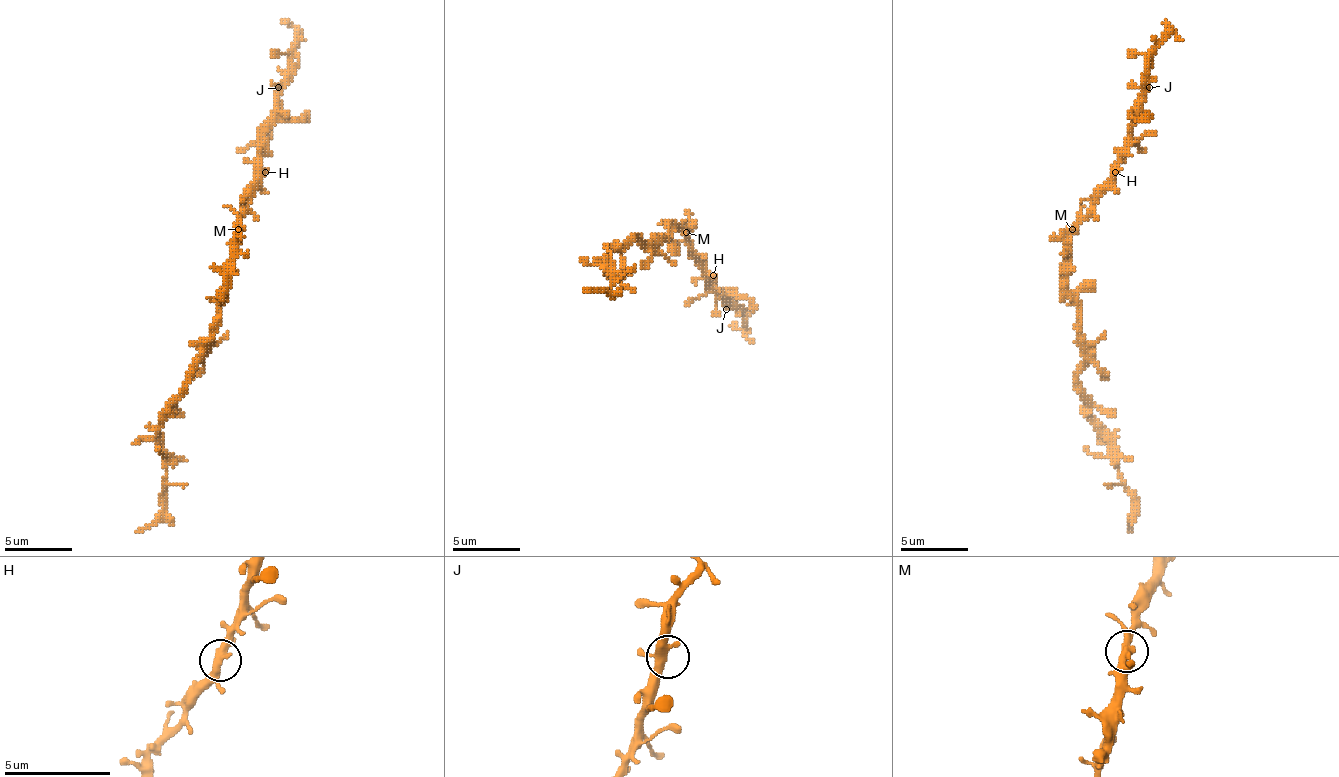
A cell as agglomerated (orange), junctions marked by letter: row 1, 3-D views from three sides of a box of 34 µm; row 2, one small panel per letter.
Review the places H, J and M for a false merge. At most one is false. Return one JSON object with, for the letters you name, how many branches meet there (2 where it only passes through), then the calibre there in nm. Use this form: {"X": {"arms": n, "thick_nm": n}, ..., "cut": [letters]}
{"cut": []}

